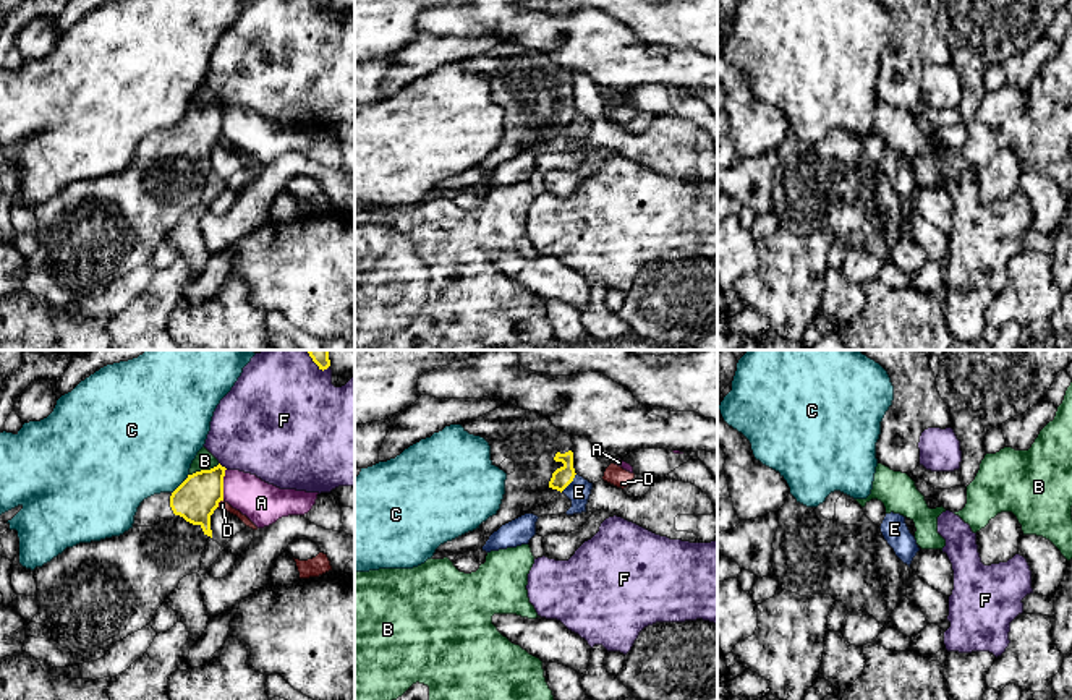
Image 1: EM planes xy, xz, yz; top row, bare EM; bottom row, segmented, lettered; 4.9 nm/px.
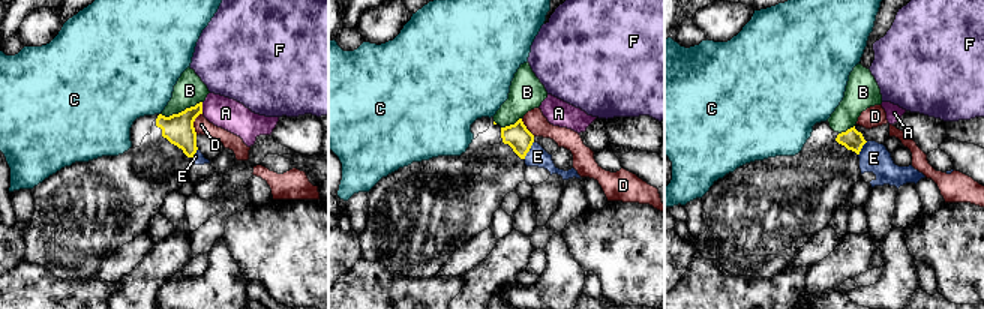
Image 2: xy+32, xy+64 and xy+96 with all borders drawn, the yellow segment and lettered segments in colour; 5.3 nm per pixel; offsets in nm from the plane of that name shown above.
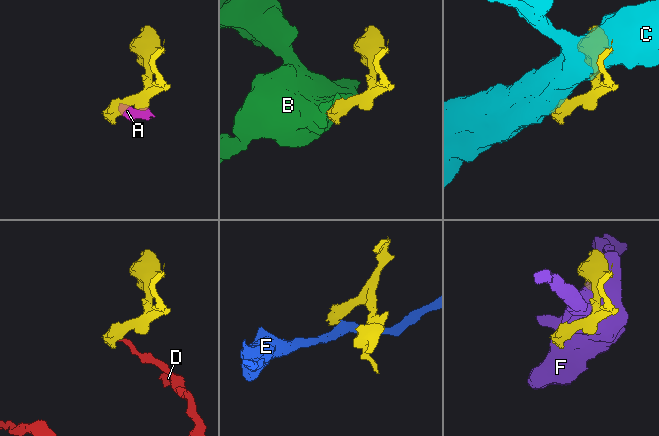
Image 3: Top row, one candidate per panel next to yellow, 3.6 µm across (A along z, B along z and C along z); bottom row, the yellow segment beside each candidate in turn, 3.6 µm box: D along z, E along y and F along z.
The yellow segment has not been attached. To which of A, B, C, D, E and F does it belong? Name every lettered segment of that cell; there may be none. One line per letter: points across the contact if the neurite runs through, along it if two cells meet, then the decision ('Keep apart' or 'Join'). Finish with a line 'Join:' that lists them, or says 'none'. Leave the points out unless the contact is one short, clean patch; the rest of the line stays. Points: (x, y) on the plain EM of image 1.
A: Boundary: xy (225, 106), (222, 136). Keep apart
B: Boundary: xy (219, 101), (190, 112). Keep apart
C: Keep apart
D: Boundary: xy (222, 136), (216, 145). Keep apart
E: Boundary: xz (575, 110), (561, 128). Keep apart
F: Keep apart
Join: none

